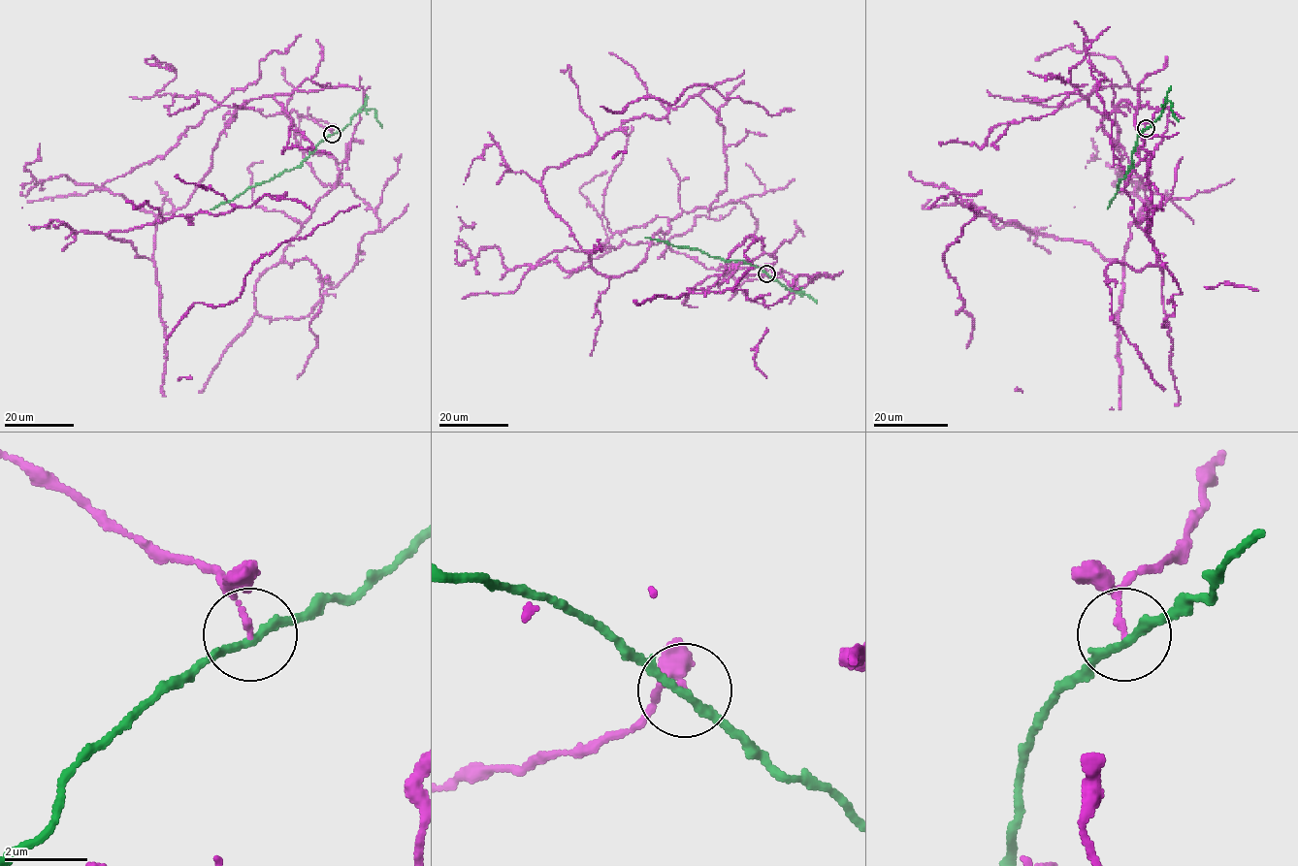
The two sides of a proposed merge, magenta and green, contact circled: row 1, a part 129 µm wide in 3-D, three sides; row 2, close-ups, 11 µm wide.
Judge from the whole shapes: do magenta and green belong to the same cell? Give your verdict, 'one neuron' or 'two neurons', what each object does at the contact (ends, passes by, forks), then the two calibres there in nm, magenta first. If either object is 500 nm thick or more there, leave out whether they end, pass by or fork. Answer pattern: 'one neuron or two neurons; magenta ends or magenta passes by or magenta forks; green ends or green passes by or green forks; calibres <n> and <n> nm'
two neurons; magenta ends; green passes by; calibres 130 and 190 nm

